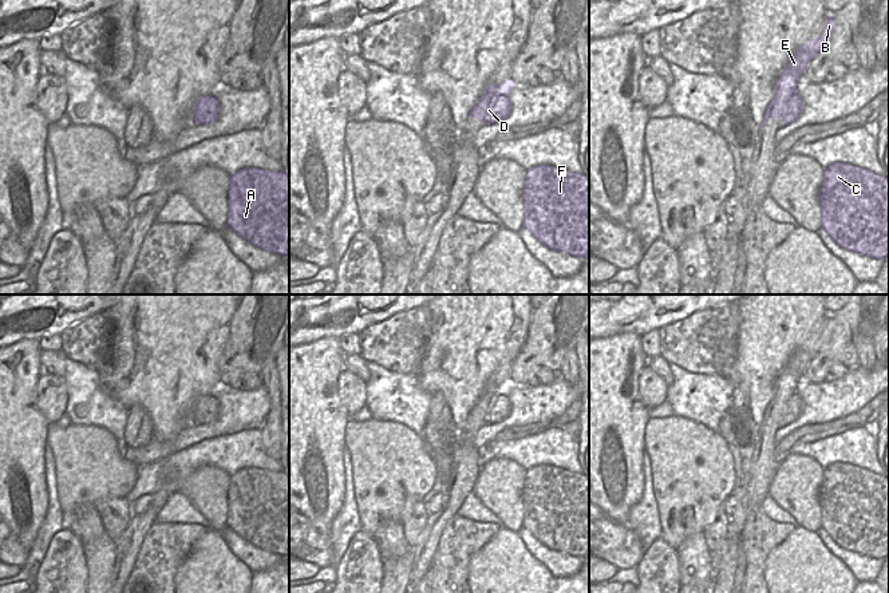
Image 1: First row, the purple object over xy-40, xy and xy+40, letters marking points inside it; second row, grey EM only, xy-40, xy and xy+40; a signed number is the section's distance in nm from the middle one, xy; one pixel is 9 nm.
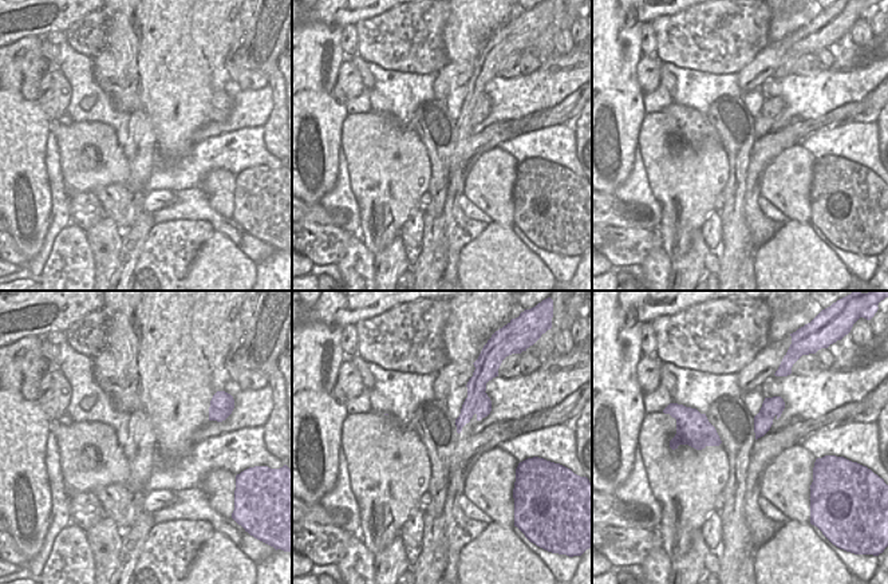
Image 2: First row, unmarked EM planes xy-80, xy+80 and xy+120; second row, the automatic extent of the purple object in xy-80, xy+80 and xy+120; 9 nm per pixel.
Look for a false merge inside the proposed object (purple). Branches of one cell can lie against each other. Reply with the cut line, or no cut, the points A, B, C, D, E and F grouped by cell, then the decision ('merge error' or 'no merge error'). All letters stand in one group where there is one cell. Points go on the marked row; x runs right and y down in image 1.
cut in xy along (506, 95), (482, 97); A C D F / B E; merge error

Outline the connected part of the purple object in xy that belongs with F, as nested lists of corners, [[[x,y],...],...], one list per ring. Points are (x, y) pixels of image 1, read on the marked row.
[[[556,166],[526,170],[522,190],[523,222],[550,250],[589,256],[589,178]]]

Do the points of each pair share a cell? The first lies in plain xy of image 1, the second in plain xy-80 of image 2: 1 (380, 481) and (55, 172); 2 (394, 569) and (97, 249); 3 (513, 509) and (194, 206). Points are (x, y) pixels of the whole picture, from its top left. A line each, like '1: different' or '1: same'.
1: different
2: same
3: different

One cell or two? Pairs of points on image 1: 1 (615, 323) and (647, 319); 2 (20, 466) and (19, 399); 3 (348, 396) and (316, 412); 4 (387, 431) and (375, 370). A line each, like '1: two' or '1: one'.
1: one
2: one
3: two
4: two

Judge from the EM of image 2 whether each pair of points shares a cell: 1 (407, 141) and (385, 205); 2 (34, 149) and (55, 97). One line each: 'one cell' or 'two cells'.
1: one cell
2: two cells

